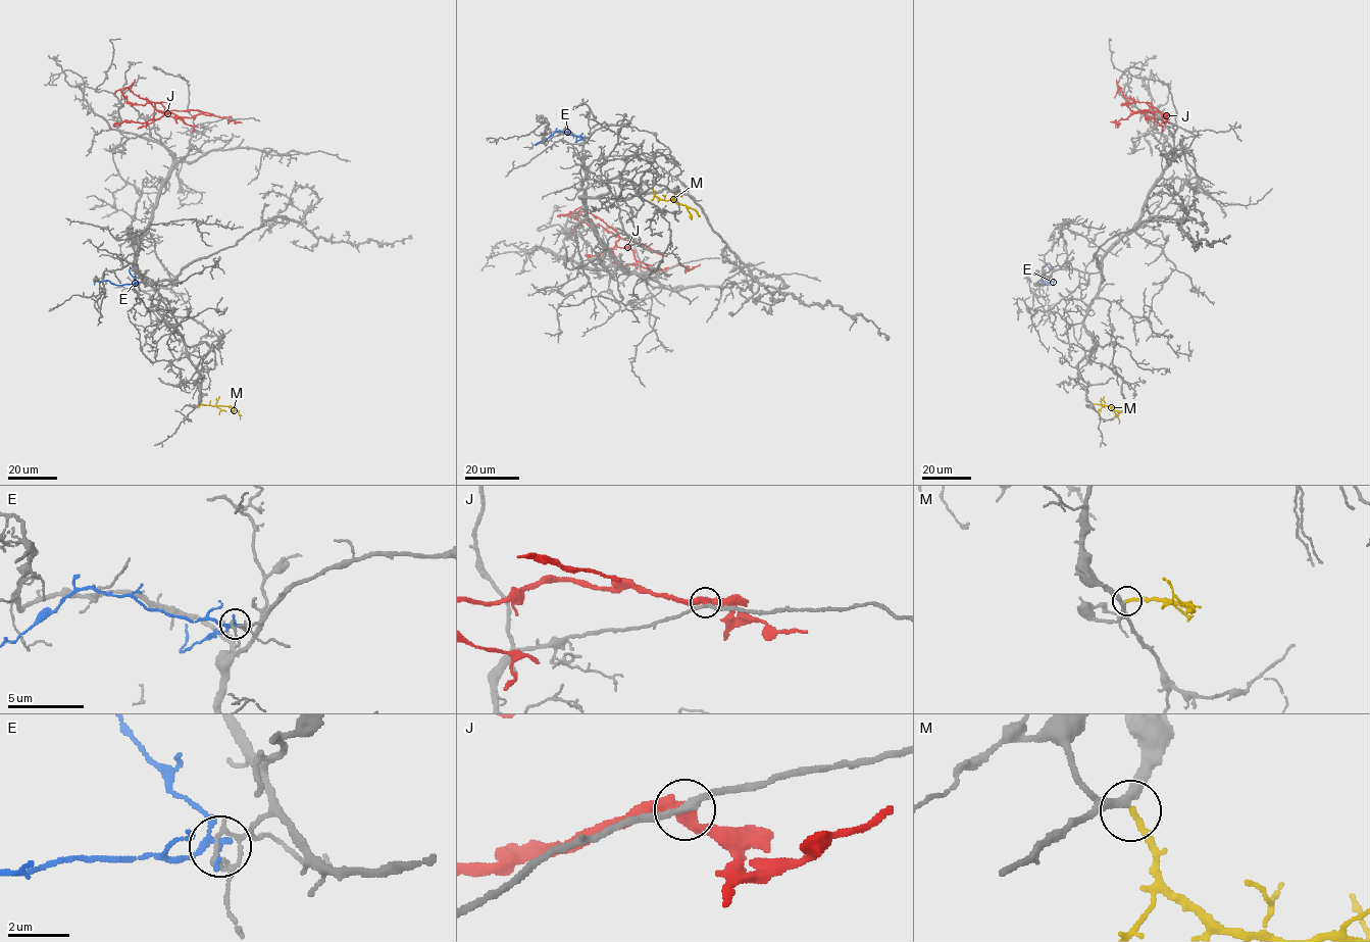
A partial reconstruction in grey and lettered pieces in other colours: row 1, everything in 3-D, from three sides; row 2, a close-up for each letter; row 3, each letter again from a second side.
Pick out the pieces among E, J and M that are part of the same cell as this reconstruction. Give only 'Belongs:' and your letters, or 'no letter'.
Belongs: M

